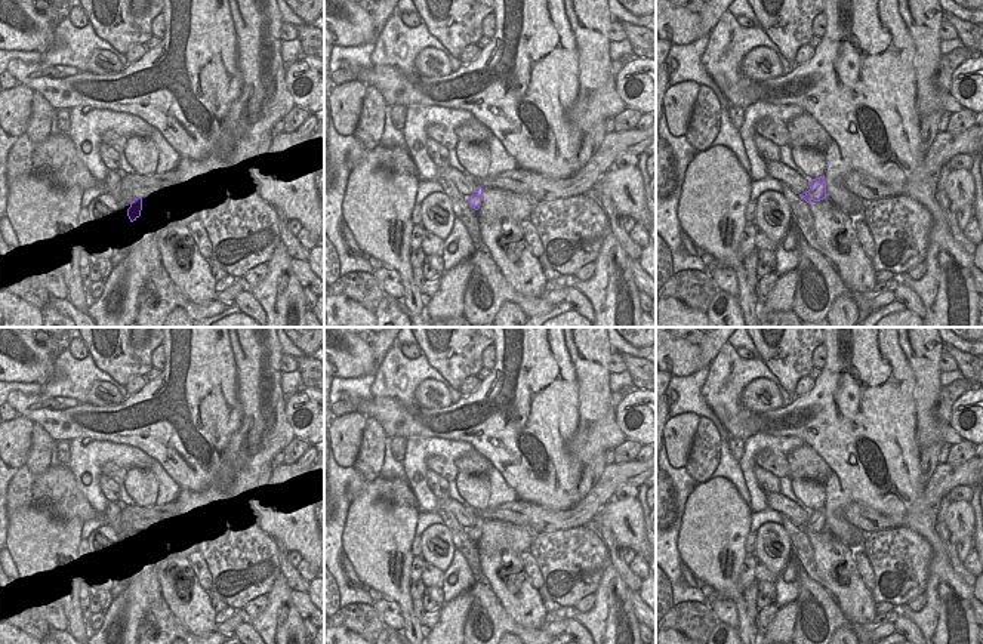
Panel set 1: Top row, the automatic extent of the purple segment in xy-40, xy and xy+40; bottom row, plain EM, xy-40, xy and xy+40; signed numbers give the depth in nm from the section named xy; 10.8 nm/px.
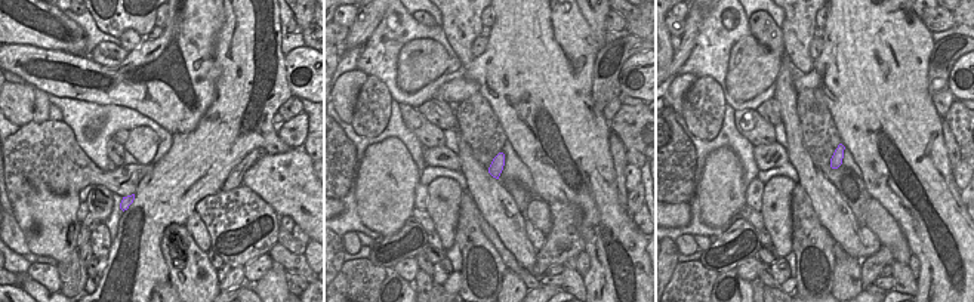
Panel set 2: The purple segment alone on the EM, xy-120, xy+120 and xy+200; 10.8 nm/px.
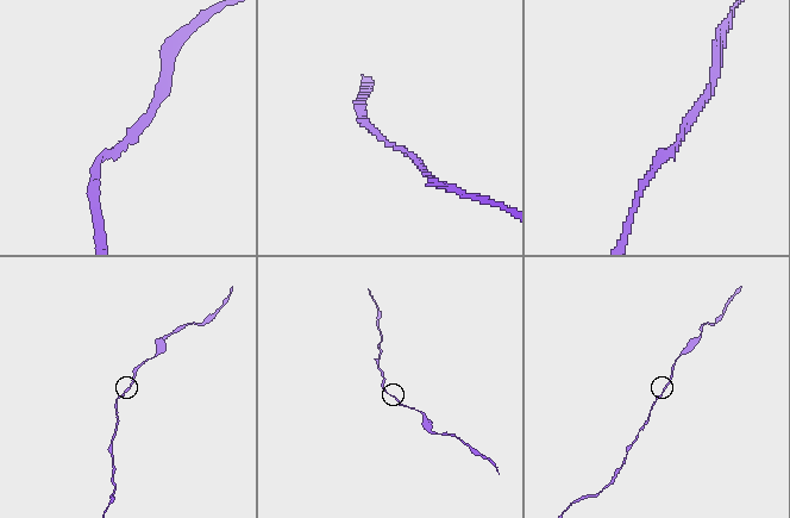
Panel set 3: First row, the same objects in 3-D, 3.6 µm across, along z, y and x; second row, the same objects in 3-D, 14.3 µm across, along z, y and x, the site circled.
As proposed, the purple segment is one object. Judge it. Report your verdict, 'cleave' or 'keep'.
keep

